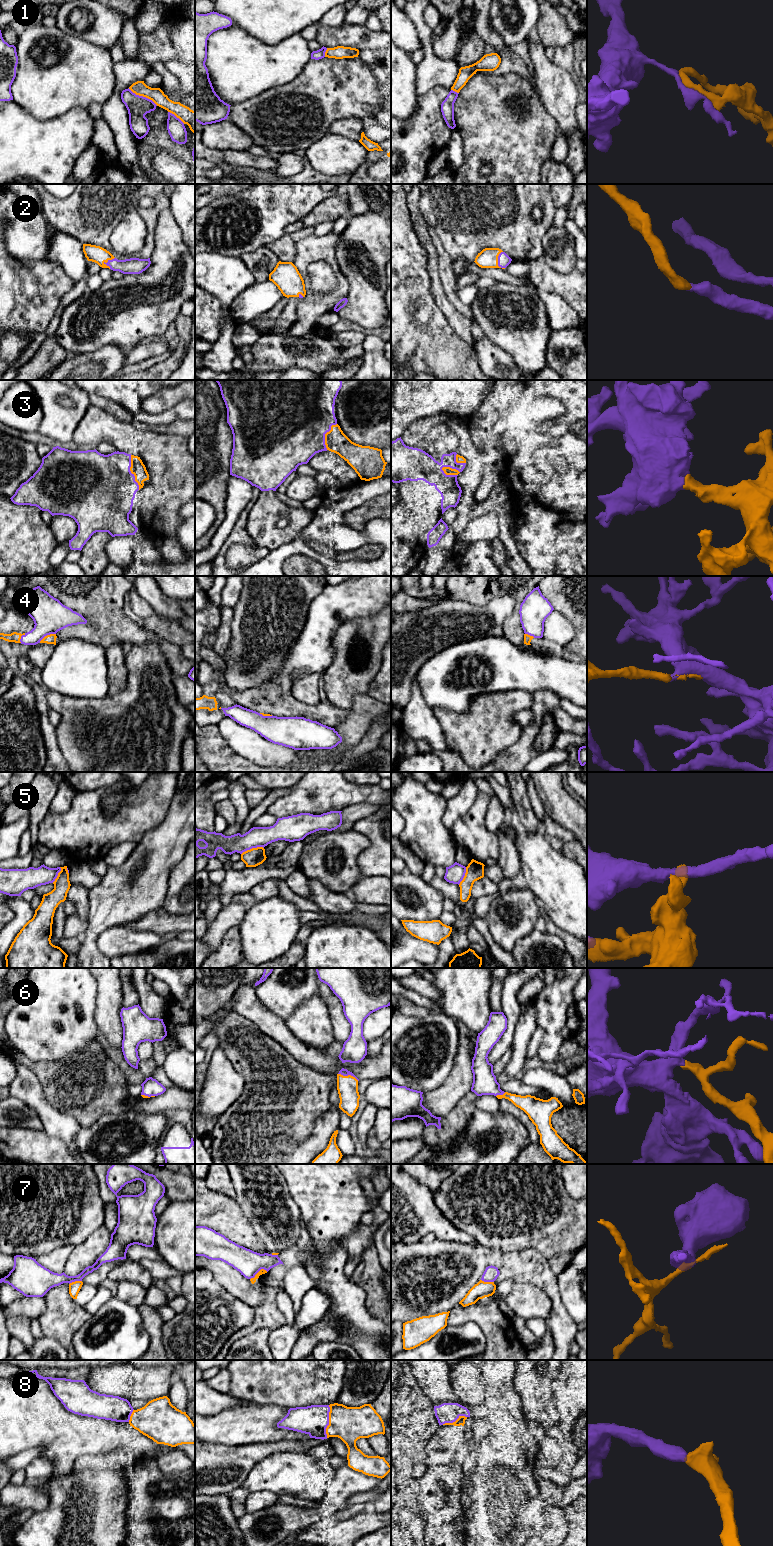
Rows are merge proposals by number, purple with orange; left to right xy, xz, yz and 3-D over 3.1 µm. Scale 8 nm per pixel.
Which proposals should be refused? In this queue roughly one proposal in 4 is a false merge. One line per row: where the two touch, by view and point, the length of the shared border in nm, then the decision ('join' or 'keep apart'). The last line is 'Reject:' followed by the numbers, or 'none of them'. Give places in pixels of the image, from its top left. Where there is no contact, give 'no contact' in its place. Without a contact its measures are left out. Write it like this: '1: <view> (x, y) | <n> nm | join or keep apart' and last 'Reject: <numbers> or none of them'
1: xy (142, 96) | 280 nm | keep apart
2: yz (498, 261) | 150 nm | join
3: xy (130, 472) | 280 nm | join
4: xy (47, 634) | 150 nm | join
5: xz (252, 847) | 190 nm | keep apart
6: xz (348, 1074) | 180 nm | join
7: xz (258, 1271) | 160 nm | keep apart
8: xz (328, 1421) | 260 nm | join
Reject: 1, 5, 7

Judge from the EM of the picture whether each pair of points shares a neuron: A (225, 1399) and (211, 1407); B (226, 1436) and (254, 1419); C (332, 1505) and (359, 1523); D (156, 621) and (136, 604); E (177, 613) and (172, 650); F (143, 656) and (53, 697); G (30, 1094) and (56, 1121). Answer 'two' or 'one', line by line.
A: one
B: one
C: two
D: two
E: two
F: one
G: one

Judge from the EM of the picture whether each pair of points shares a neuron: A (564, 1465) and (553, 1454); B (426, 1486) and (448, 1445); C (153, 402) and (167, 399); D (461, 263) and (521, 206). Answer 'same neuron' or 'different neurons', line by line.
A: different neurons
B: different neurons
C: same neuron
D: different neurons

